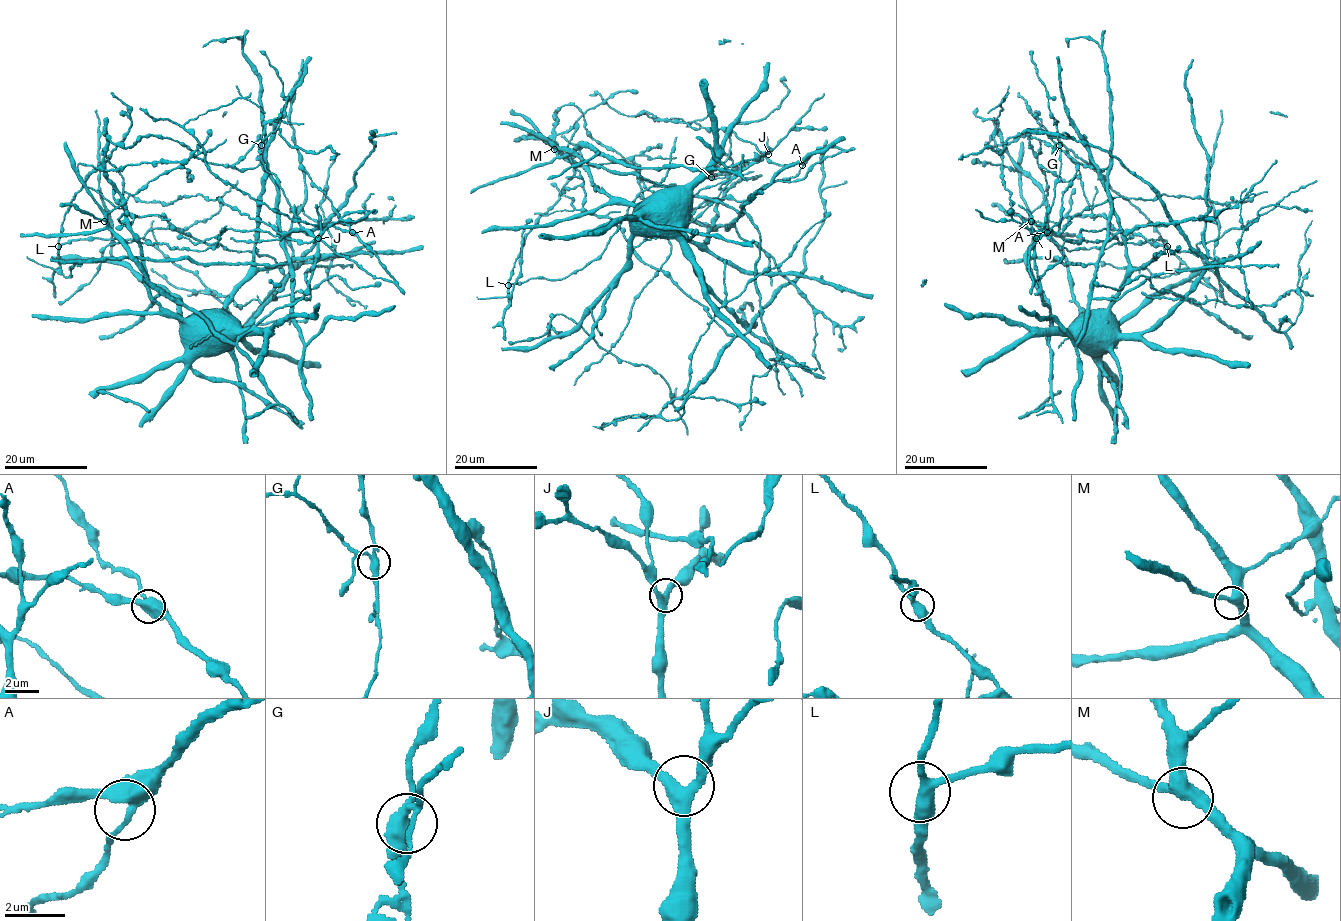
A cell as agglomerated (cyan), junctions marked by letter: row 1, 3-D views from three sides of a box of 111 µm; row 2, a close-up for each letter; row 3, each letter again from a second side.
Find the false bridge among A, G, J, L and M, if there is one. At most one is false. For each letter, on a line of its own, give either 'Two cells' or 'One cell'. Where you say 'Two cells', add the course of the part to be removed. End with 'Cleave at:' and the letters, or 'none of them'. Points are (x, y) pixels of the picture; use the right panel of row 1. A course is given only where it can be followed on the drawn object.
A: One cell
G: Two cells. Course of the part to remove: (1060, 145), (1042, 129), (1027, 128), (1011, 137), (999, 153), (989, 147), (958, 159)
J: One cell
L: One cell
M: One cell
Cleave at: G

